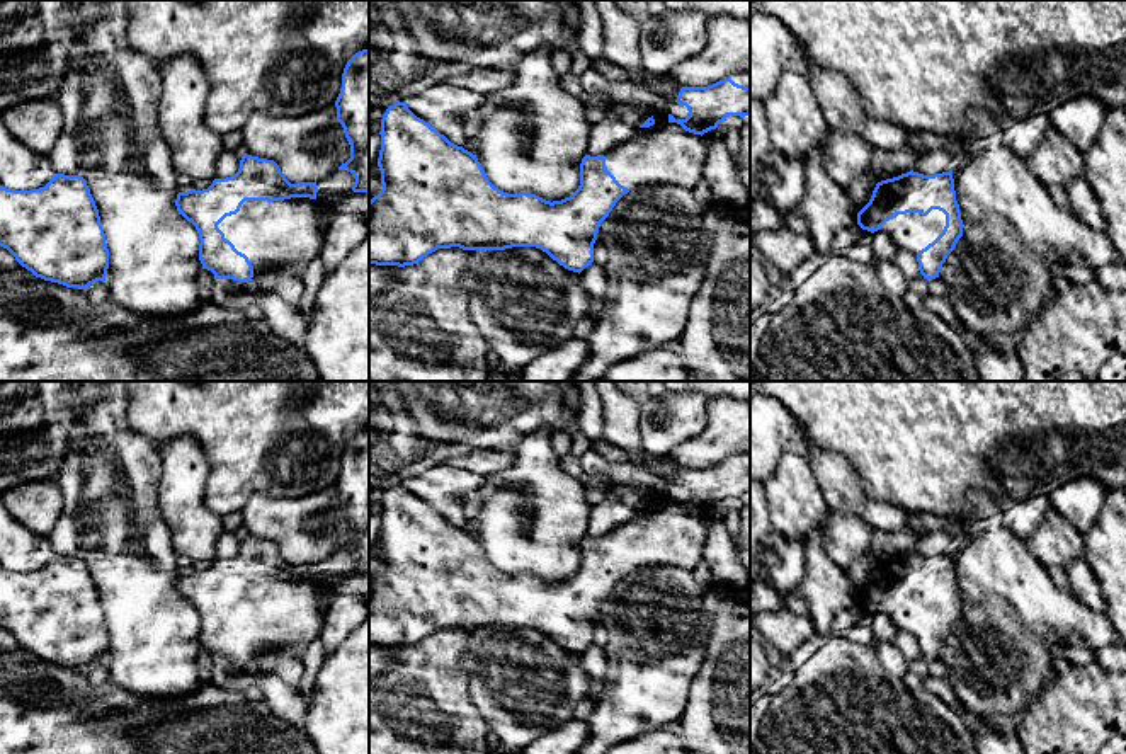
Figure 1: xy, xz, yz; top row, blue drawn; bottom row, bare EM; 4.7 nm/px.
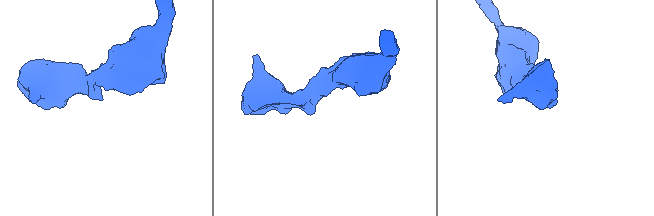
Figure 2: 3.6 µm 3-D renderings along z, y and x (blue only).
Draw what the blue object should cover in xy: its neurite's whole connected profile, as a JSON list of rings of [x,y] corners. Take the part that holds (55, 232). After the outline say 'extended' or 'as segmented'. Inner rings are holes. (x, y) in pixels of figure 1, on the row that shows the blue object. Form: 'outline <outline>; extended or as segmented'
outline [[[56,174],[44,187],[15,191],[0,186],[0,247],[36,277],[87,289],[105,281],[109,248],[99,209],[82,175]]]; as segmented

